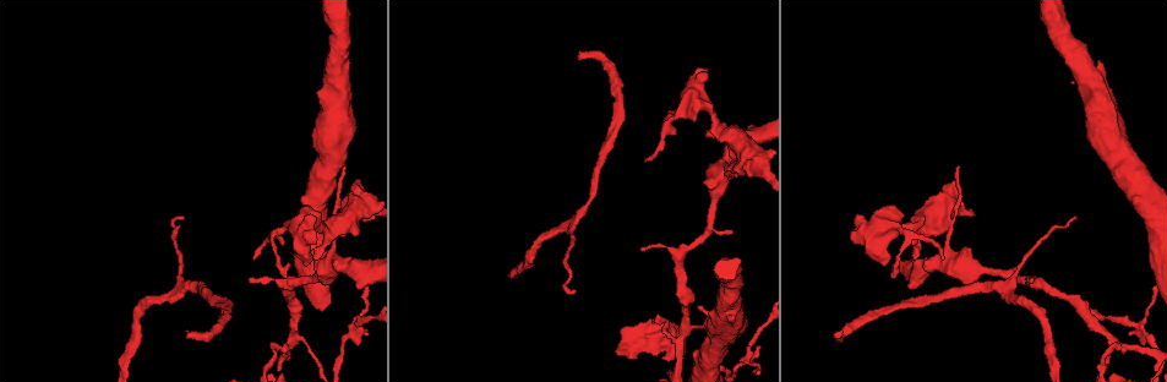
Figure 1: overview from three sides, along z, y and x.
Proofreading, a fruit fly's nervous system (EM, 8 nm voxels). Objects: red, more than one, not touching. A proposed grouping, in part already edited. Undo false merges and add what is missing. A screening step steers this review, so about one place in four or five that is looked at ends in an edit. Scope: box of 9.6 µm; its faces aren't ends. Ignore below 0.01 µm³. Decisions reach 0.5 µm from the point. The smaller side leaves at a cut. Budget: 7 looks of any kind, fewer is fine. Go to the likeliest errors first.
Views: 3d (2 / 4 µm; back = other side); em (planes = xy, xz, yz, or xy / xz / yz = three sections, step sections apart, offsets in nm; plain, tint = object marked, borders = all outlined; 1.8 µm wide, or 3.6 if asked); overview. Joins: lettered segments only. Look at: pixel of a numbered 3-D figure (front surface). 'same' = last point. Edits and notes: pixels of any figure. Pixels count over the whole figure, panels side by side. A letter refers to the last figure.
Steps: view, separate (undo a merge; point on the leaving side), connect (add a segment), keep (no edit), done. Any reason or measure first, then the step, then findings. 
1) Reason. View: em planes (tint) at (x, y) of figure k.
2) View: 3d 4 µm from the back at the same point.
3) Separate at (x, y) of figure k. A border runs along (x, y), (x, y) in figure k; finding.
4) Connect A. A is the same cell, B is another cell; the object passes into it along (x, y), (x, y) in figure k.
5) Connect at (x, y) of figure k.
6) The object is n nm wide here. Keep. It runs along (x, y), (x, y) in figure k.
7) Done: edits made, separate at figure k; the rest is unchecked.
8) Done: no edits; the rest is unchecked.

View: 3d 2 µm at (186, 338) of figure 1.

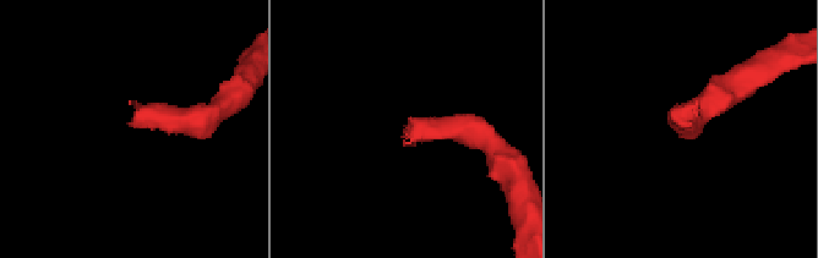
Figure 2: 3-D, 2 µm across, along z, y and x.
View: em xz step 8 (tint) at (126, 124) of figure 2.

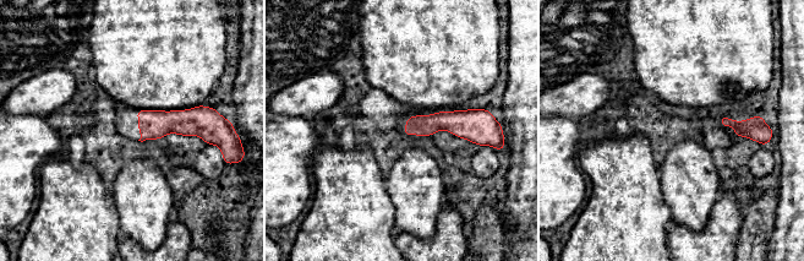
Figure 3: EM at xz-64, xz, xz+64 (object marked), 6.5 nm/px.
View: em planes (borders) at the same point.

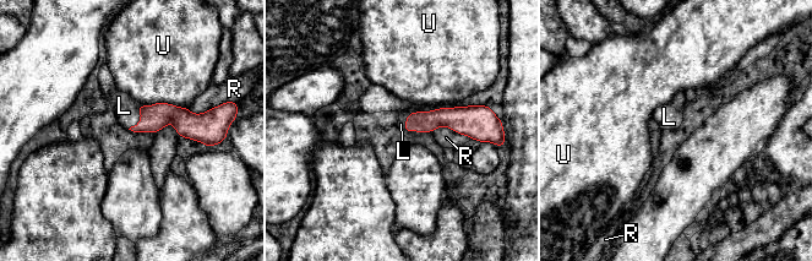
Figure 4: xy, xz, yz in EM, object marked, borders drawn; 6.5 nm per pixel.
Connect L. L is the same cell, R and U are other cells; the object passes into it along (154, 118), (141, 112), (124, 105) in figure 4; the neuron continues.

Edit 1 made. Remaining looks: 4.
Calibre changes. View: 3d 4 µm at (274, 236) of figure 1.

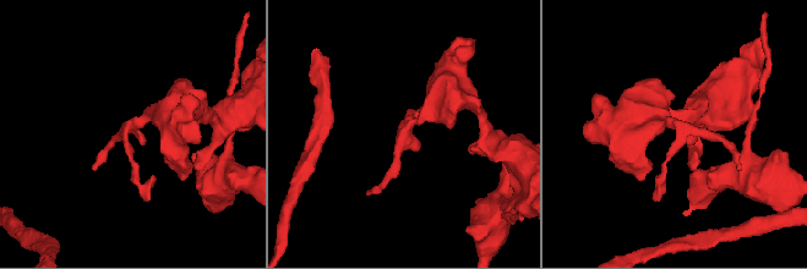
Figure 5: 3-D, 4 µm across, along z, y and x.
View: em planes (tint) at (400, 140) of figure 5.

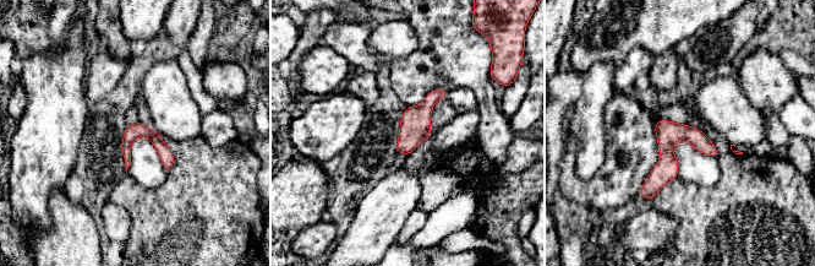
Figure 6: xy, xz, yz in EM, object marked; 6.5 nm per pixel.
See the neighbours. View: em planes (borders) at the same point.

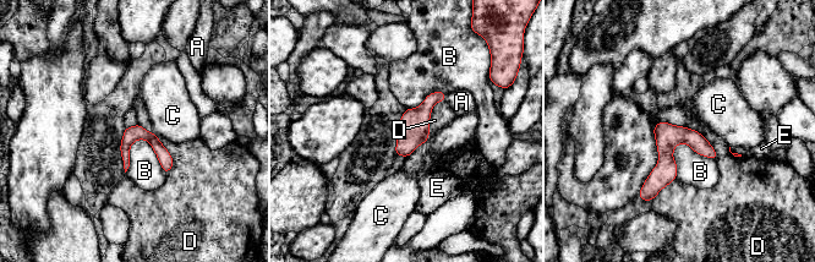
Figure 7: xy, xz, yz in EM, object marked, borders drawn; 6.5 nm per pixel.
Keep. A, B, C, D and E are other cells; it runs along (700, 137), (666, 148), (644, 197) in figure 7; all the same neuron.

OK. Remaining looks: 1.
Done: edits made, connect at figure 4; the rest is unchecked.

